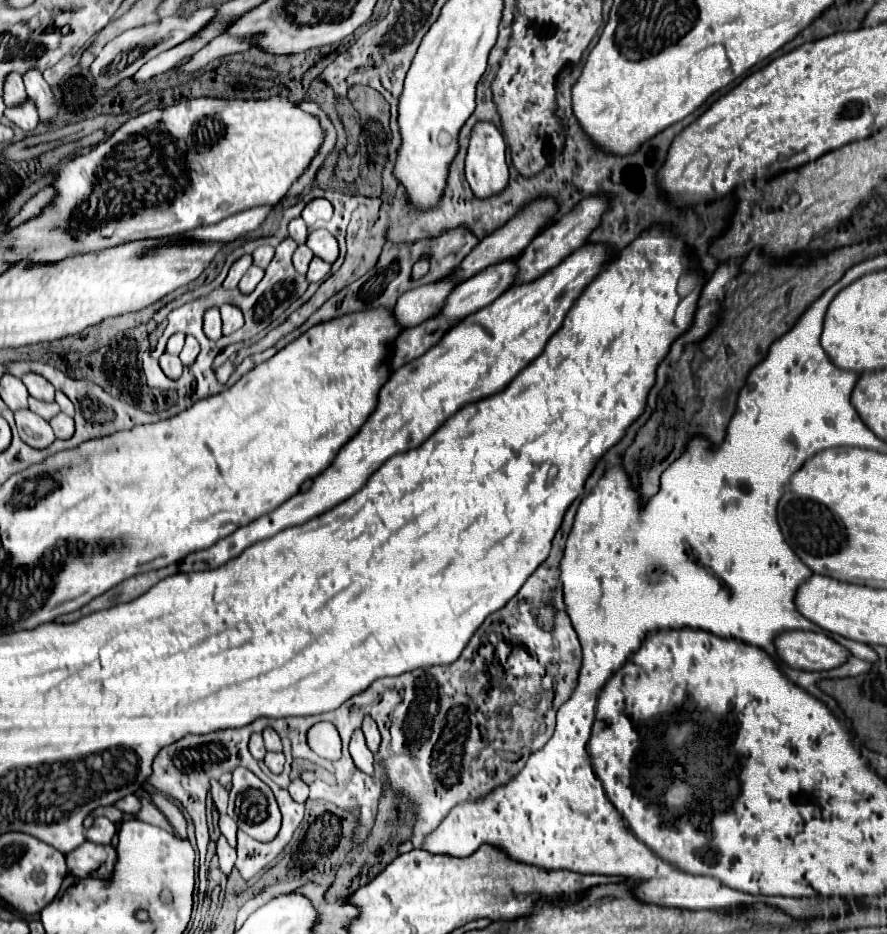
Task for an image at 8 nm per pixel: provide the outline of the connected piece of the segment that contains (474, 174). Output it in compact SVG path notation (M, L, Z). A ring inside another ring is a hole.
M478 123L470 137L470 147L466 155L466 181L470 183L470 189L476 199L488 199L492 195L502 193L508 187L508 165L506 165L506 143L502 133L492 123Z

